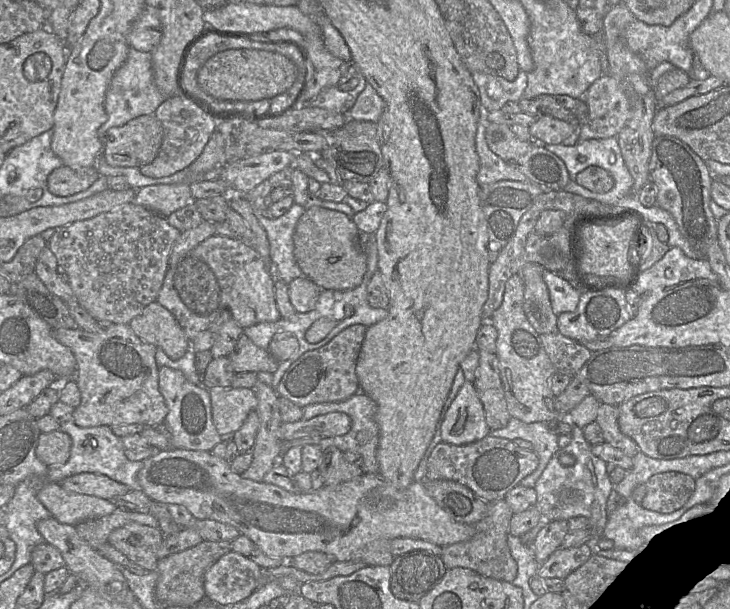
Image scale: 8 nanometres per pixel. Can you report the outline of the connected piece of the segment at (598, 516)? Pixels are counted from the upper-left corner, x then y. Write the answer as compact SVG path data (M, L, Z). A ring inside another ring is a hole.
M573 425L571 442L564 448L560 448L553 454L544 471L536 481L534 489L537 494L536 507L543 515L544 526L553 520L568 520L575 516L584 516L589 519L589 528L594 532L595 538L601 537L601 532L607 522L607 498L613 489L613 484L606 470L606 462L595 456L591 452L591 444L585 439L582 428ZM564 454L572 454L576 458L576 462L572 466L564 466L560 463L559 457ZM562 489L575 489L581 492L580 500L576 500L573 504L565 504L559 502L559 492Z

